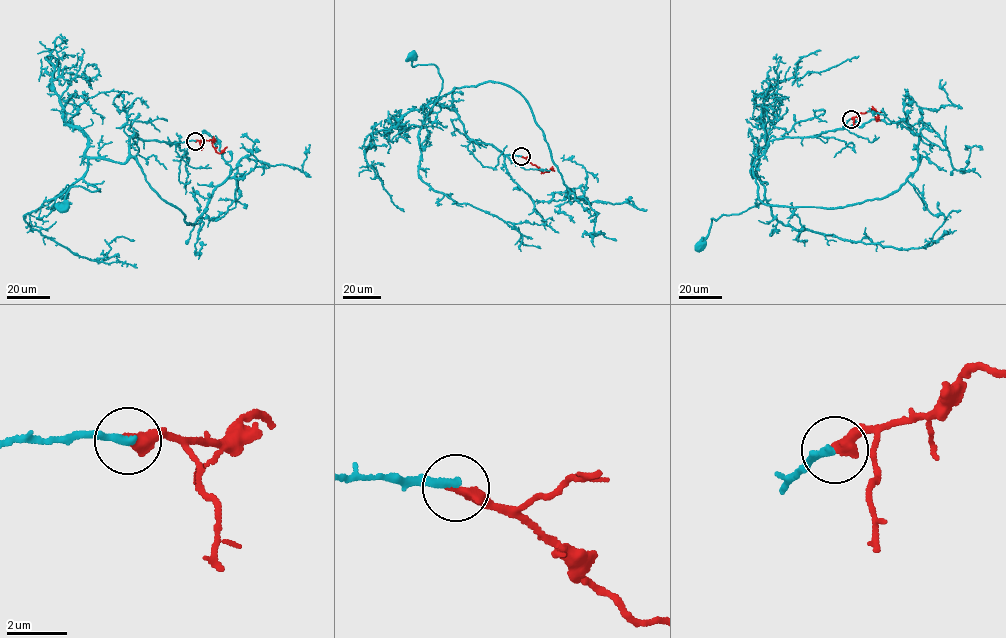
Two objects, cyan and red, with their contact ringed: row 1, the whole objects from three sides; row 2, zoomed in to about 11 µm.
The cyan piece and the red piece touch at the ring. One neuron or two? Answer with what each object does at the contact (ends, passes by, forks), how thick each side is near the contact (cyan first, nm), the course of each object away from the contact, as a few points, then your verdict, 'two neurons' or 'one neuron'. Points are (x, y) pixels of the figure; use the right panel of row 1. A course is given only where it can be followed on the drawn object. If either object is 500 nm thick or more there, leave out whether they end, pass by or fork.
cyan ends; red ends; calibres 280 and 400 nm; course cyan (851, 118), (812, 137), (770, 140), (751, 169), (764, 199), (710, 219), (701, 246); course red (851, 118), (874, 110), (877, 121), (880, 112); one neuron

